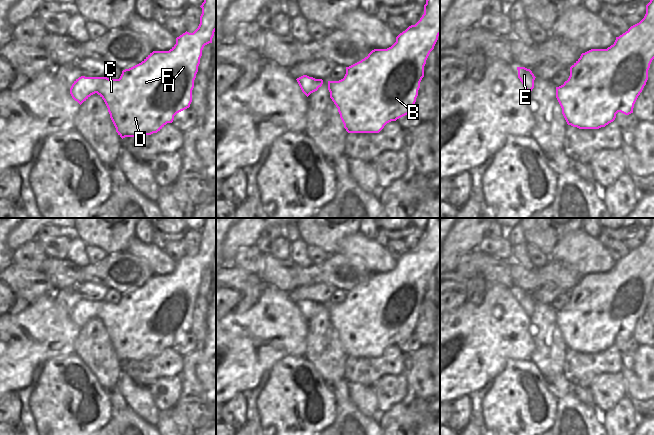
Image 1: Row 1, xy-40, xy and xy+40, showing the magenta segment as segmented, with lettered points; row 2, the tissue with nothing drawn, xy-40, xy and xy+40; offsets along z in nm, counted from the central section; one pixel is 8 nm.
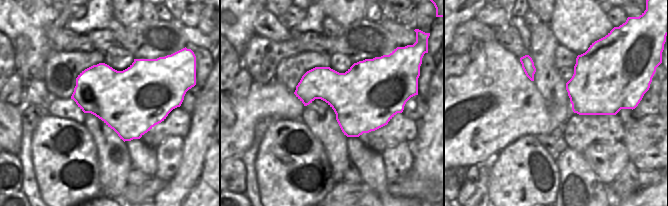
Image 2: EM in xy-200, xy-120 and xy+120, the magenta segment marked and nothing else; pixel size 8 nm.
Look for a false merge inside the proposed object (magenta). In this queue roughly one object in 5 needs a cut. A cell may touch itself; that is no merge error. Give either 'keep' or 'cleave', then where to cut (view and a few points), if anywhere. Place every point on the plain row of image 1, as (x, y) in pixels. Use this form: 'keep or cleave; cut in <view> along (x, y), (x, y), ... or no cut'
keep; no cut

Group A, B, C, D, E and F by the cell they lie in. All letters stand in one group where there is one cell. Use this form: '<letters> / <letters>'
A B C D E F

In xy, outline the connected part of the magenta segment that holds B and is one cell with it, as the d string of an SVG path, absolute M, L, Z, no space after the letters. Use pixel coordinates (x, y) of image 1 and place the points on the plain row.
M428 218L426 228L424 229L424 238L422 239L420 244L415 249L409 250L405 255L400 257L396 261L396 266L391 271L387 273L372 274L368 278L368 280L362 283L361 285L349 291L346 291L346 298L343 303L339 305L328 305L328 314L330 316L330 322L338 332L340 342L344 348L344 352L348 357L379 357L387 347L391 345L396 345L397 343L407 339L414 333L414 328L416 326L416 322L418 320L418 314L420 312L420 306L424 301L424 290L426 288L426 284L430 276L434 273L434 270L438 264L439 259L440 259L440 218Z

